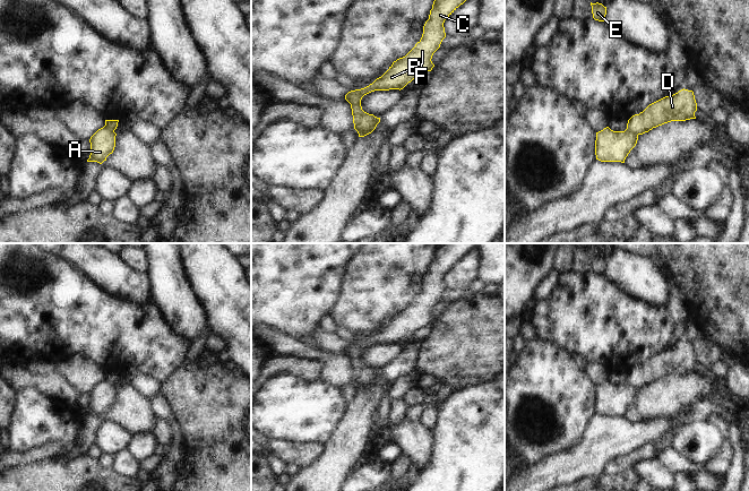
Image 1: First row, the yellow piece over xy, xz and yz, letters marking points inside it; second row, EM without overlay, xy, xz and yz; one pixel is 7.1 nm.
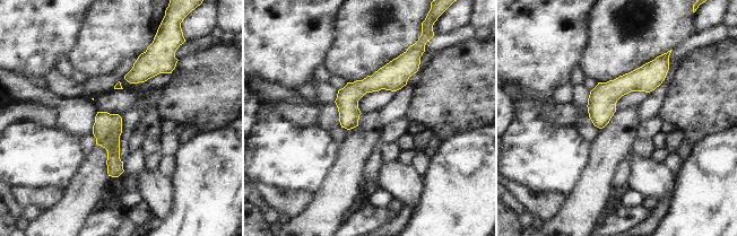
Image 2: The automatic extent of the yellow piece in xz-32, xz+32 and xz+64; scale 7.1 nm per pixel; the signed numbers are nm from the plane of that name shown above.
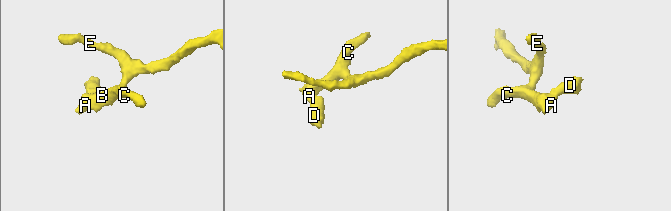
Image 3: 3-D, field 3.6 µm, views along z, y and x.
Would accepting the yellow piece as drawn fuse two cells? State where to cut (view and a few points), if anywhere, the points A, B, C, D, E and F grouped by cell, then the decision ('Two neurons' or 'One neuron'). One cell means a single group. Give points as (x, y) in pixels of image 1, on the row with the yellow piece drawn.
Split along xz (364, 112), (354, 125). Groups: A B C E F / D. Two neurons.

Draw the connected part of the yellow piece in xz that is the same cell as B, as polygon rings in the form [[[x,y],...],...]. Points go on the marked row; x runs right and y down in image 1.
[[[434,0],[429,19],[423,26],[423,34],[415,46],[403,58],[393,62],[389,69],[369,86],[351,91],[345,100],[351,104],[353,123],[363,117],[361,100],[374,91],[403,89],[421,74],[431,71],[434,64],[431,59],[446,37],[445,20],[466,0]]]

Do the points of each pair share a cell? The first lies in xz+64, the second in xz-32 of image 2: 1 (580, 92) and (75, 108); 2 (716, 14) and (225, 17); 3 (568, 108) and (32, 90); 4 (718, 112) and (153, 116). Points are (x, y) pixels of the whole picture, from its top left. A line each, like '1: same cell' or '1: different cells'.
1: different cells
2: different cells
3: different cells
4: different cells

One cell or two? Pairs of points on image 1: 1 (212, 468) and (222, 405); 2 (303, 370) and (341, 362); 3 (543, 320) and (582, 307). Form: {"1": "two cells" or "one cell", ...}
{"1": "one cell", "2": "two cells", "3": "one cell"}

